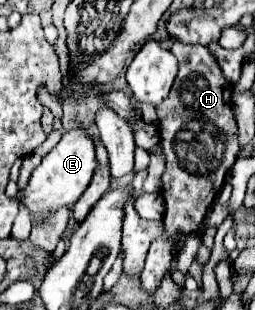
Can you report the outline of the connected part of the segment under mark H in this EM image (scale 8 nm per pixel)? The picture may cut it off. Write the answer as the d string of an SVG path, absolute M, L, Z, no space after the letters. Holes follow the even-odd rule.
M173 42L171 52L179 60L179 74L169 96L157 106L157 126L163 154L167 154L167 168L163 172L161 194L165 198L165 234L159 236L147 254L141 274L141 288L155 292L163 276L171 270L171 262L181 252L187 236L203 234L209 206L215 202L219 188L233 166L239 144L237 124L231 110L231 84L225 80L217 60L207 46ZM191 124L199 124L197 128Z

